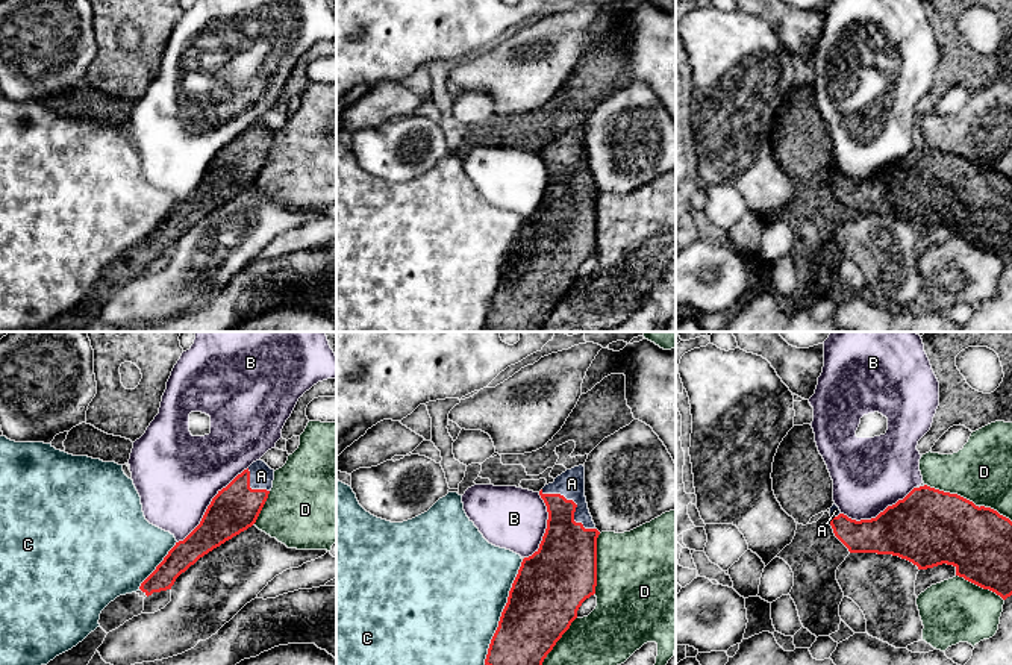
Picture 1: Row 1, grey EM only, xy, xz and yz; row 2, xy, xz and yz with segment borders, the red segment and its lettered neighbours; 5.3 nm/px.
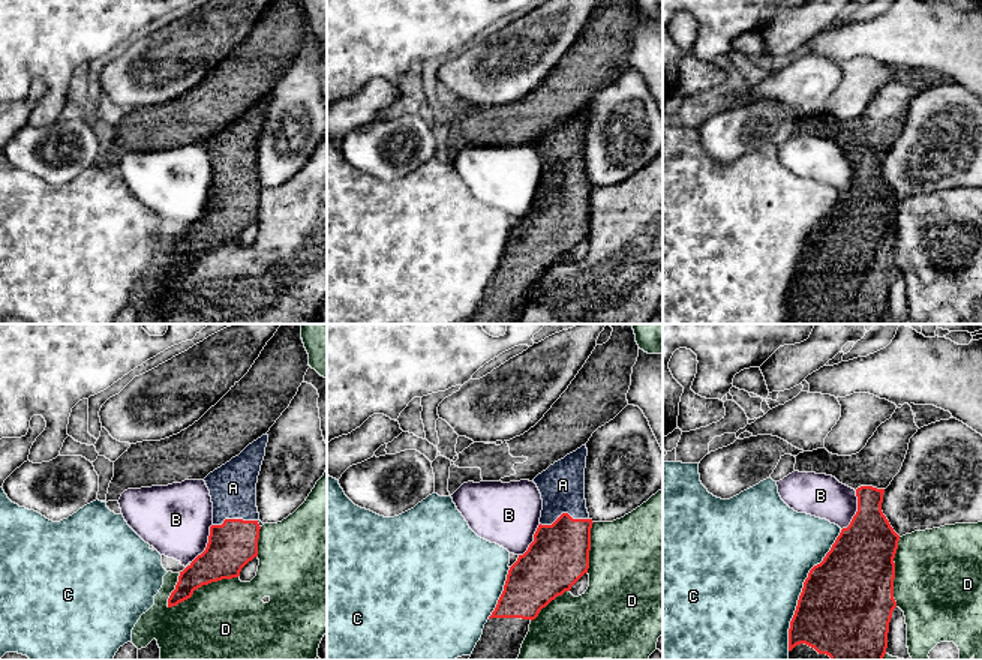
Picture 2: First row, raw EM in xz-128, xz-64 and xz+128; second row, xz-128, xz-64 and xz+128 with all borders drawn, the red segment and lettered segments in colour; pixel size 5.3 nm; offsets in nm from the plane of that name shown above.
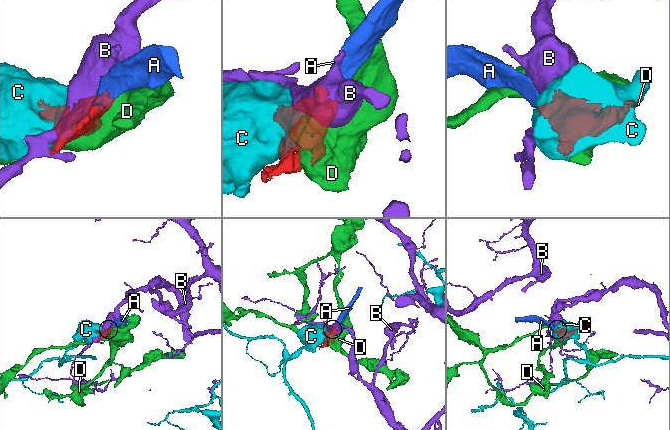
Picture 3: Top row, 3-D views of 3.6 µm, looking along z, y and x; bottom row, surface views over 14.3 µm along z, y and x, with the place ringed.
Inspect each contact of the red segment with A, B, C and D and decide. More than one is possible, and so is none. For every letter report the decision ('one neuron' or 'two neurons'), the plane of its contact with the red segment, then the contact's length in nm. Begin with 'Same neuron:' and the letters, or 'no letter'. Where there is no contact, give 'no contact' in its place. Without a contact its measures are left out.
Same neuron: A
A: one neuron | xz | 360 nm
B: two neurons | xy | 550 nm
C: two neurons | xz | 600 nm
D: two neurons | xz | 320 nm

